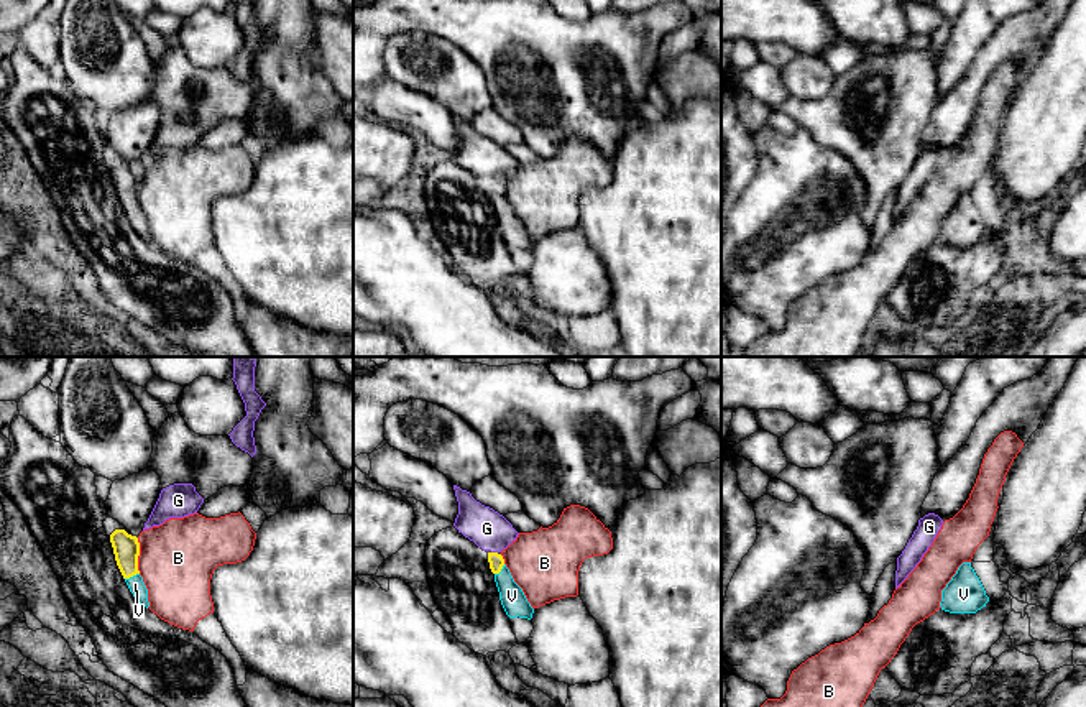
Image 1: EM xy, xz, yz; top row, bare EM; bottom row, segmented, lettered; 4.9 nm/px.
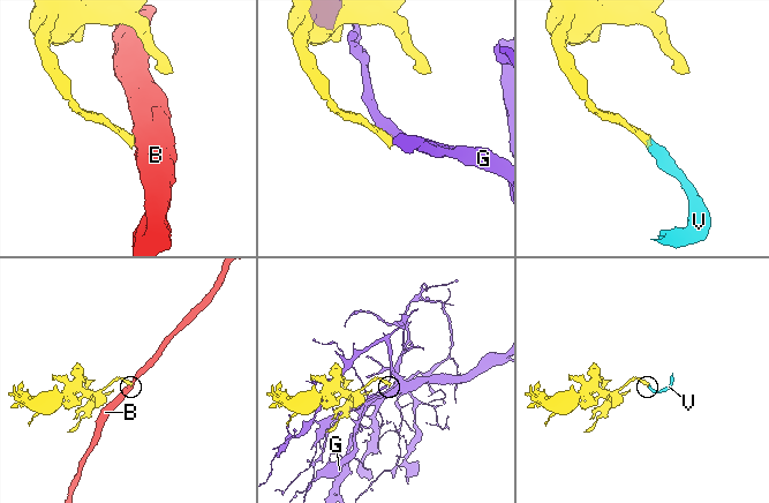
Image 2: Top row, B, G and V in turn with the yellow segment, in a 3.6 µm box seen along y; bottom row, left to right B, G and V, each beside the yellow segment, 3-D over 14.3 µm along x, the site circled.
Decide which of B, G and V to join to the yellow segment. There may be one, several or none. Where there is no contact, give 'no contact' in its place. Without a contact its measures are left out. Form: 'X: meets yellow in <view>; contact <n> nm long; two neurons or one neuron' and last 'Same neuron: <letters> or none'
B: meets yellow in xy; contact 180 nm long; two neurons
G: meets yellow in xz; contact 30 nm long; two neurons
V: meets yellow in xy; contact 80 nm long; one neuron
Same neuron: V

